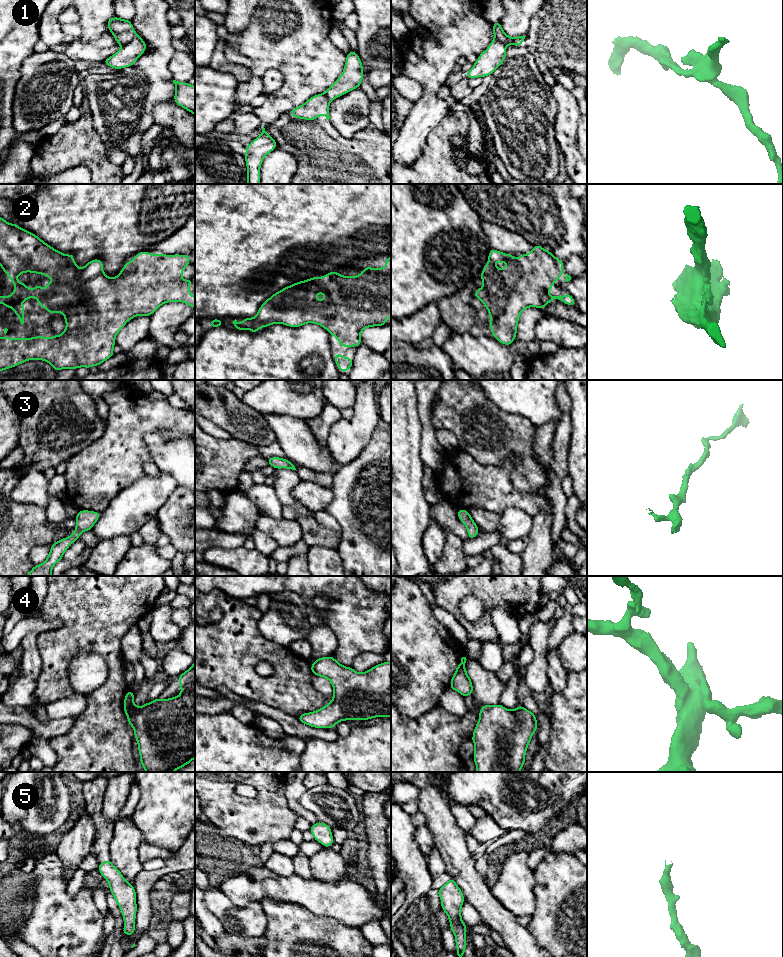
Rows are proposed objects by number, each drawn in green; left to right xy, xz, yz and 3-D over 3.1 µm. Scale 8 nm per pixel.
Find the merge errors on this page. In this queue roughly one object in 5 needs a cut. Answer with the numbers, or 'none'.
1

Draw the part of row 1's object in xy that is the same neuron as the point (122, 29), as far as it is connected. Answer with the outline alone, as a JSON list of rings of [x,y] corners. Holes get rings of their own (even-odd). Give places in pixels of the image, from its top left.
[[[114,16],[108,20],[107,26],[117,44],[121,46],[130,43],[136,35],[130,20],[120,19]]]

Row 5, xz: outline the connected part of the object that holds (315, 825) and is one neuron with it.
[[[318,821],[311,826],[309,831],[312,833],[314,840],[329,848],[334,843],[331,829],[329,825]]]

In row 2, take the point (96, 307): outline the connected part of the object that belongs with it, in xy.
[[[0,217],[0,265],[15,285],[10,296],[0,296],[0,303],[6,310],[13,308],[23,325],[24,309],[27,307],[20,303],[33,296],[48,313],[63,313],[66,322],[64,332],[50,338],[0,338],[0,372],[33,359],[48,362],[55,372],[99,366],[114,355],[115,337],[132,318],[150,317],[167,302],[183,302],[195,308],[195,296],[190,295],[190,282],[195,282],[195,276],[182,279],[182,271],[189,264],[188,254],[153,255],[141,251],[132,261],[125,263],[119,275],[110,278],[103,272],[103,262],[100,259],[89,261],[80,270],[73,254],[66,255],[55,250],[37,235]],[[25,272],[43,274],[54,281],[46,284],[43,291],[40,283],[34,289],[29,289],[27,284],[17,280],[17,276]]]

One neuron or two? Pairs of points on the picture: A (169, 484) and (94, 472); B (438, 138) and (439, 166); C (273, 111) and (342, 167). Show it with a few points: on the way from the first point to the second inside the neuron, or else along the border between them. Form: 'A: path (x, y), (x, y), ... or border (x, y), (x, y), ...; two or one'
A: border (145, 474), (118, 492); two
B: path (438, 145), (438, 159); one
C: border (287, 112), (284, 112), (273, 122), (265, 125); two

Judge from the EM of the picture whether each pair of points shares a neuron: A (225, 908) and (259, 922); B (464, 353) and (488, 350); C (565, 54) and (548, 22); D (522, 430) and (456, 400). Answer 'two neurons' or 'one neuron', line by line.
A: one neuron
B: one neuron
C: one neuron
D: one neuron

